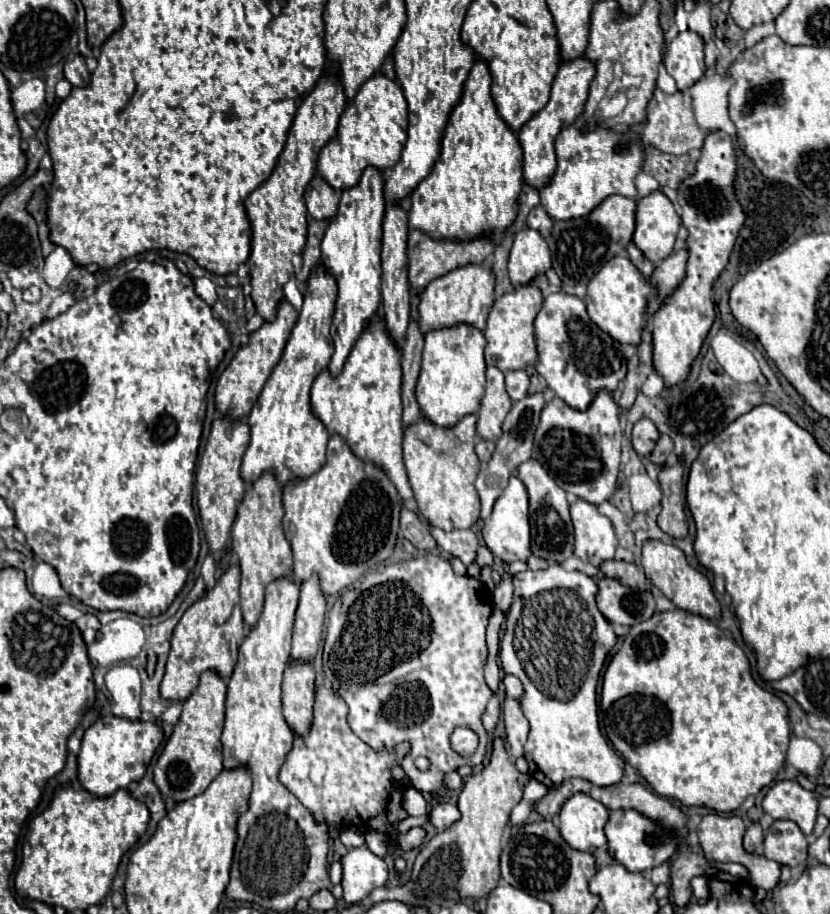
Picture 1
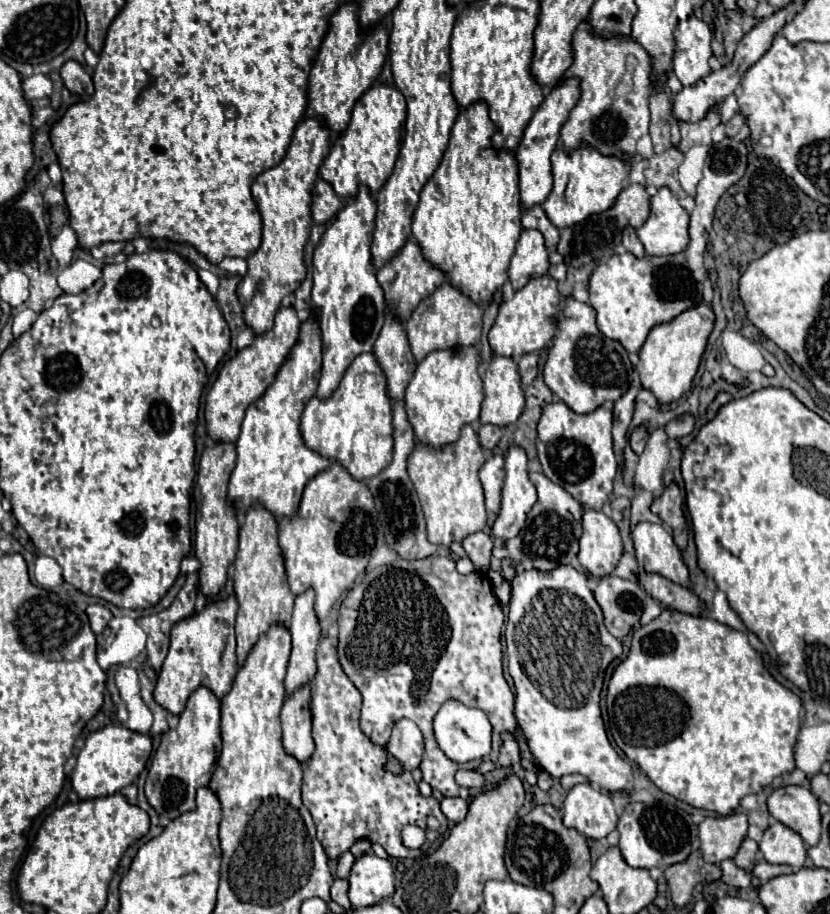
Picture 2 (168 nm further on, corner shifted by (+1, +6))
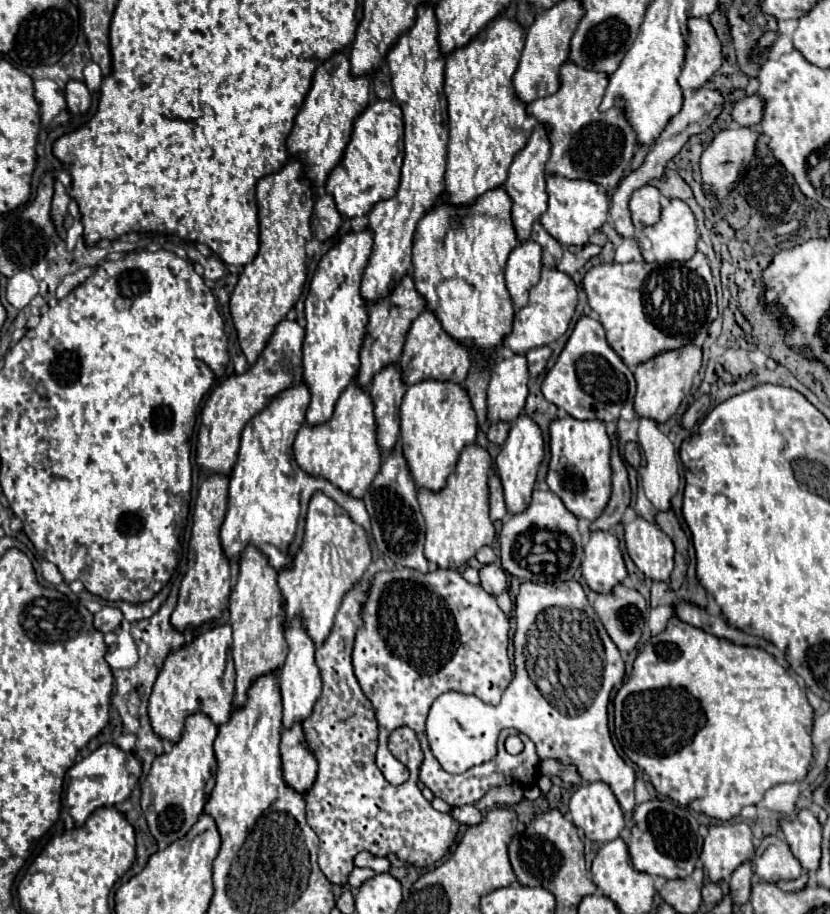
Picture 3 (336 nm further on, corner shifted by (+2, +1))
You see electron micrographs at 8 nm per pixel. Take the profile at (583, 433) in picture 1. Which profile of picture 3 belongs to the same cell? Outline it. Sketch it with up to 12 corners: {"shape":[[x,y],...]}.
{"shape":[[552,421],[546,483],[576,517],[610,499],[604,421]]}

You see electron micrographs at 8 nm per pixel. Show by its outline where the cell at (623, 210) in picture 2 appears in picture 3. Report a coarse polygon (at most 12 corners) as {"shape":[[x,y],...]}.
{"shape":[[640,187],[630,199],[636,231],[660,219],[660,191]]}

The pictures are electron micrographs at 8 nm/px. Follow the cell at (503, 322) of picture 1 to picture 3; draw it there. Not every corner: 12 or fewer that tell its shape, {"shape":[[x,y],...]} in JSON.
{"shape":[[544,269],[504,347],[524,355],[566,333],[578,291]]}

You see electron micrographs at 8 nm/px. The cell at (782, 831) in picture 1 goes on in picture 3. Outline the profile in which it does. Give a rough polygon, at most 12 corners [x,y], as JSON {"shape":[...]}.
{"shape":[[766,835],[752,867],[766,881],[796,879],[800,861],[782,835]]}

